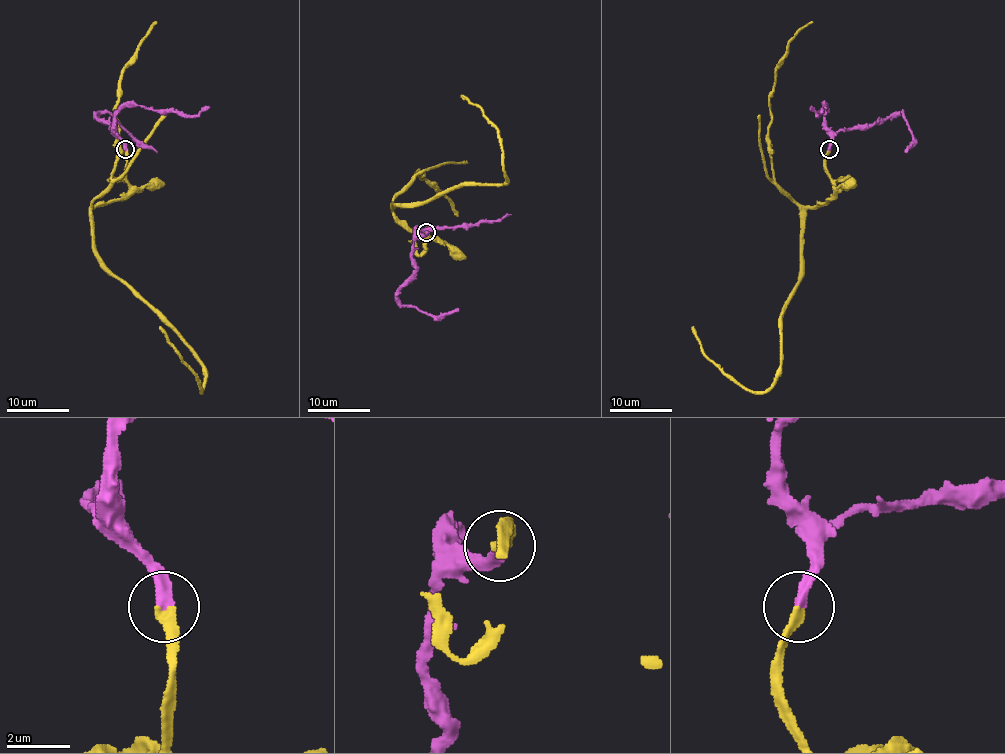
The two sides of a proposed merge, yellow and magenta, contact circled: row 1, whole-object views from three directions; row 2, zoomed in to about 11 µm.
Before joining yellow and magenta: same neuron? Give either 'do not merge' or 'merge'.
merge

